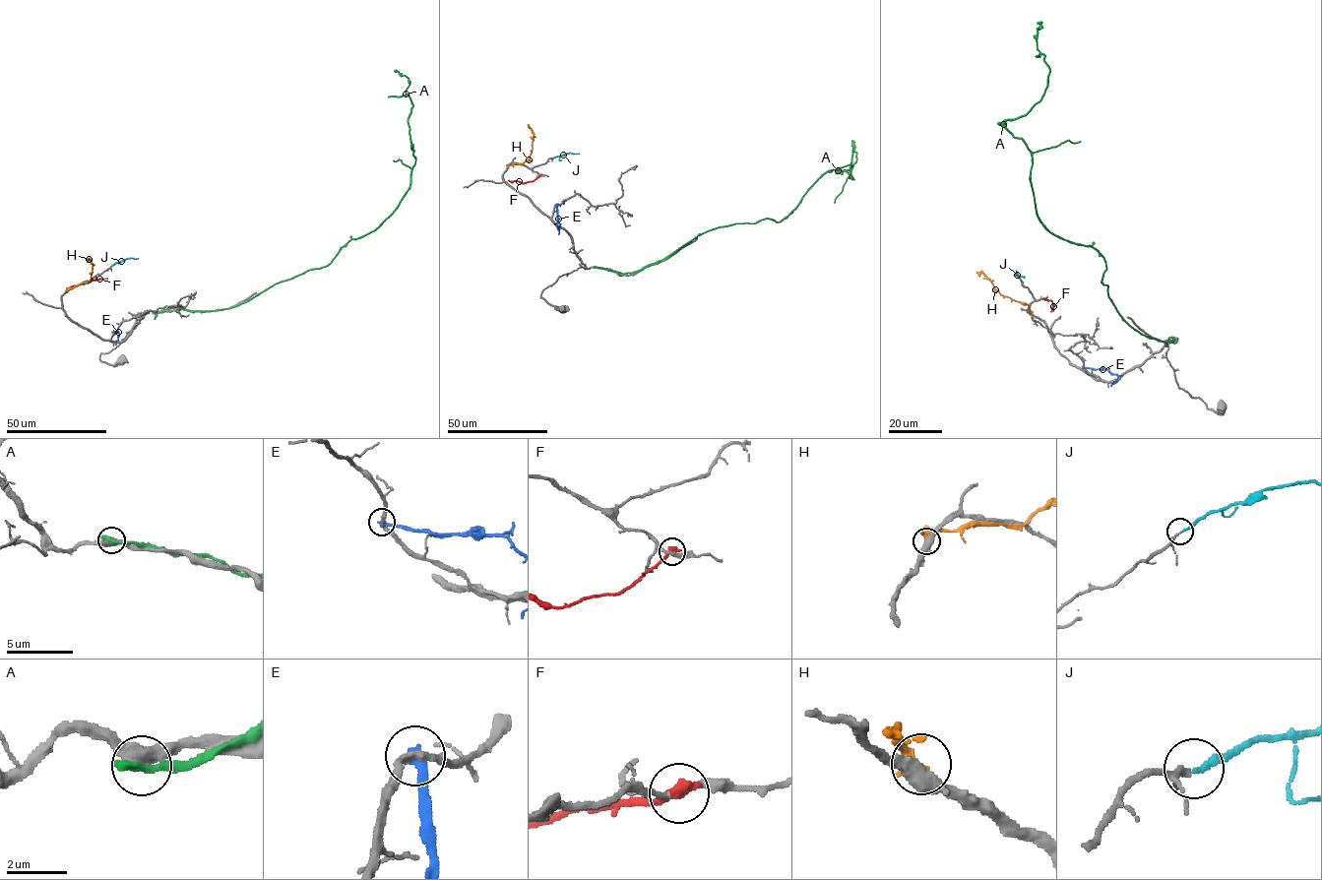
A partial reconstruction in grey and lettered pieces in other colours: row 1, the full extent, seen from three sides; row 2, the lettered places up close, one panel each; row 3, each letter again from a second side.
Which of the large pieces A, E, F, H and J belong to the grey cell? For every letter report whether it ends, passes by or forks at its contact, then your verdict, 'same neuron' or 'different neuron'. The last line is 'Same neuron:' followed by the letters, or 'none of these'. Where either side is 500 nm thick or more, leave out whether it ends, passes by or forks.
A: it ends | different neuron
E: it ends | different neuron
F: it ends | different neuron
H: different neuron
J: it ends | same neuron
Same neuron: J

